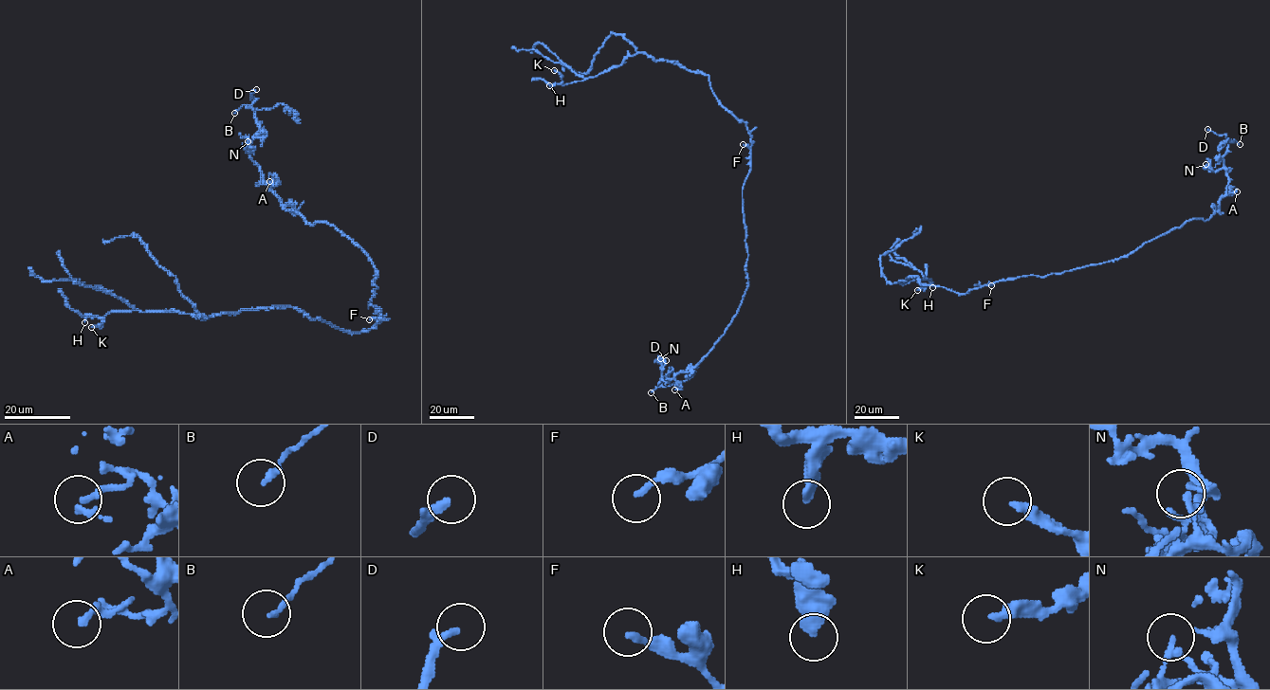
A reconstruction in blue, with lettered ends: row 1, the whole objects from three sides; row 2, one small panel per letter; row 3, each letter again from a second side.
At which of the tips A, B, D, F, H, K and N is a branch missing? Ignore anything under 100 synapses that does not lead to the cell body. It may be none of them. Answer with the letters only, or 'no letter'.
D

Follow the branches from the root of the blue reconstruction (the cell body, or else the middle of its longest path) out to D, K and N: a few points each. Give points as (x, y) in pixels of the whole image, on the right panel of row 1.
D: (1031, 275), (1113, 261), (1189, 220), (1208, 219), (1228, 177), (1226, 136), (1207, 129)
K: (1031, 275), (964, 294), (922, 284), (917, 276), (900, 281), (931, 281), (917, 290)
N: (1031, 275), (1113, 261), (1189, 220), (1208, 219), (1228, 177), (1205, 164)

